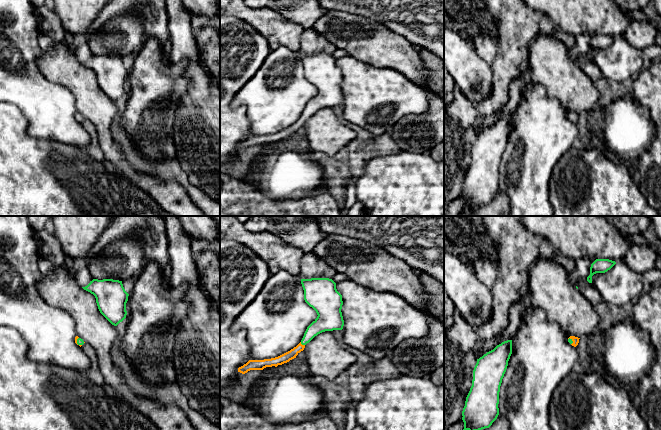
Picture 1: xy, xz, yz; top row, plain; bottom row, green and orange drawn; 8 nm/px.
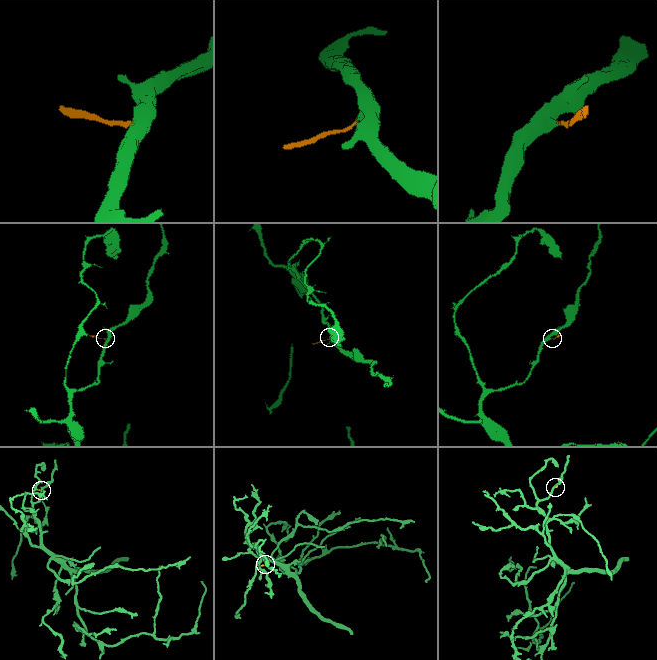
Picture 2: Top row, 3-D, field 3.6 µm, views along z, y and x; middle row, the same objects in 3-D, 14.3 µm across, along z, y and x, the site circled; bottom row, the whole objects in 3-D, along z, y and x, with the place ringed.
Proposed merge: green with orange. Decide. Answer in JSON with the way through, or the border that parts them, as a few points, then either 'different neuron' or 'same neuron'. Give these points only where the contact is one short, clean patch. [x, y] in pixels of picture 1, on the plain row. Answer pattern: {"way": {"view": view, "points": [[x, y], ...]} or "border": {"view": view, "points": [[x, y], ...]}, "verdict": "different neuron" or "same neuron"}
{"way": {"view": "xz", "points": [[324, 98], [302, 120], [286, 133]]}, "verdict": "same neuron"}

